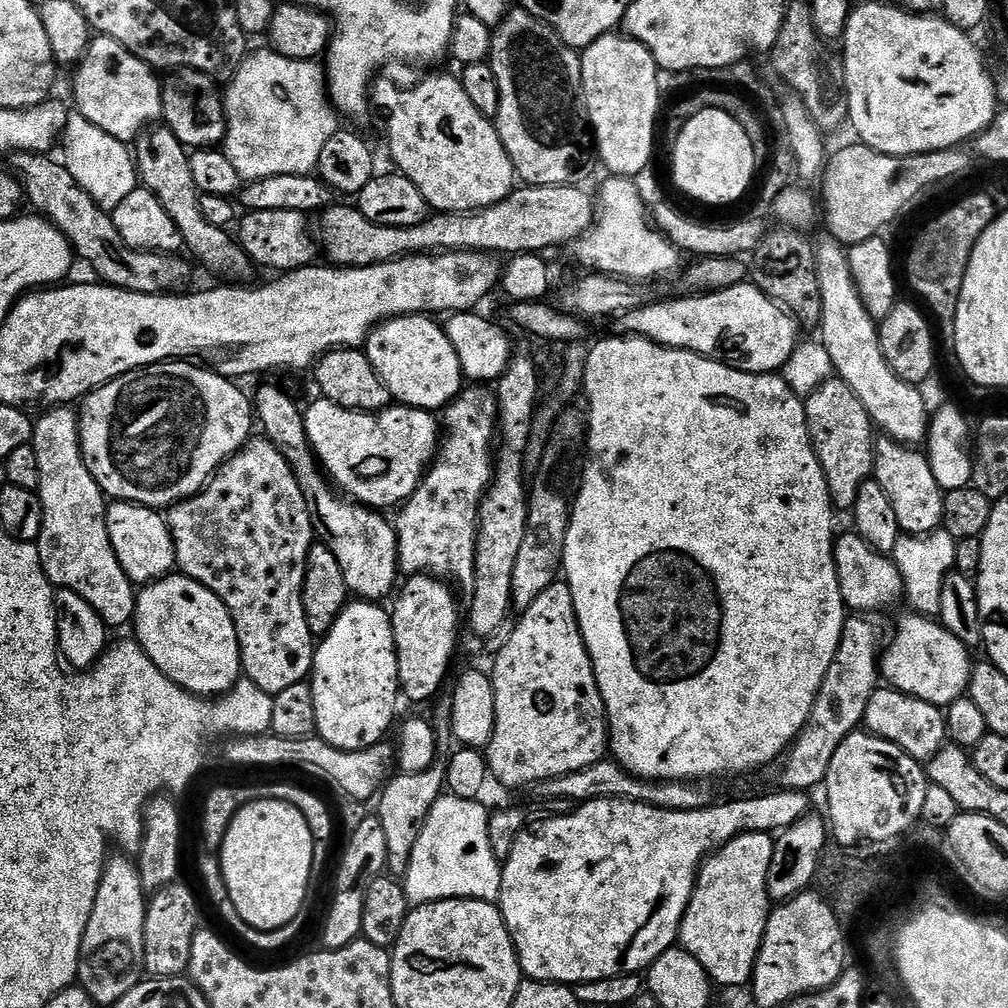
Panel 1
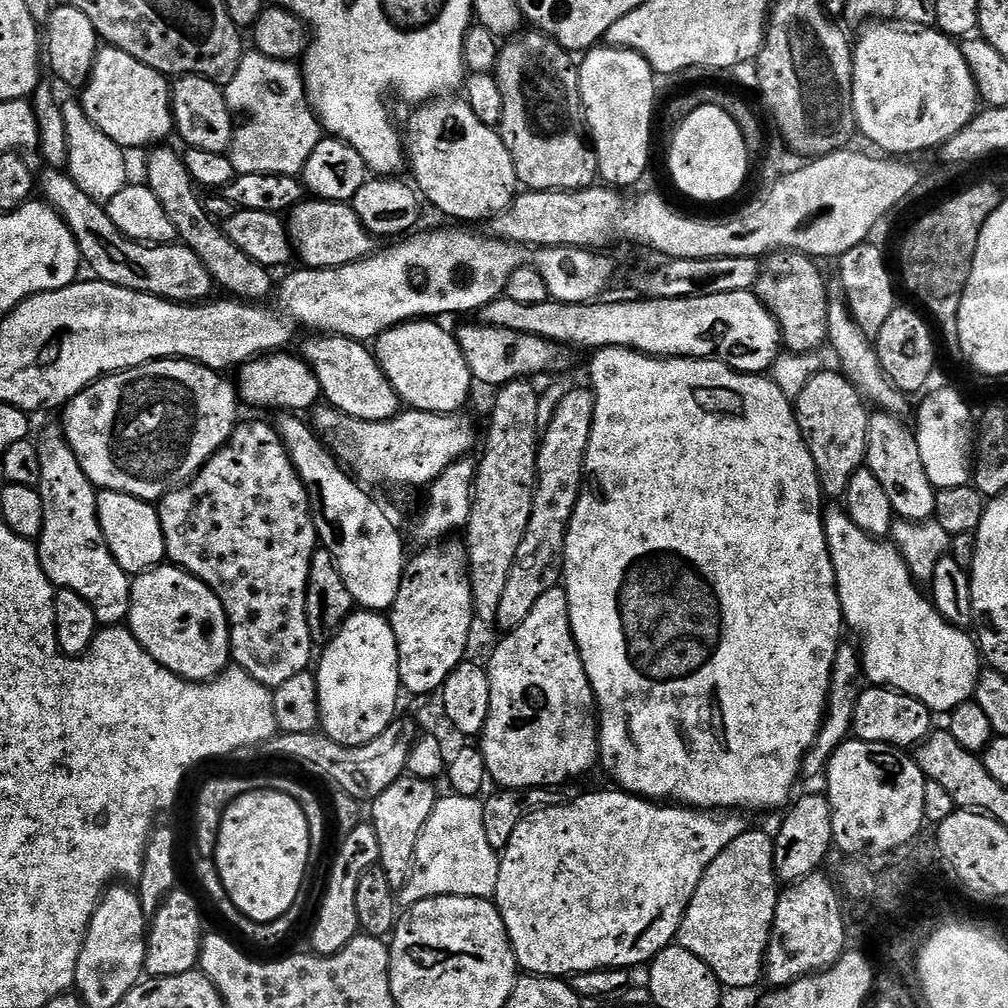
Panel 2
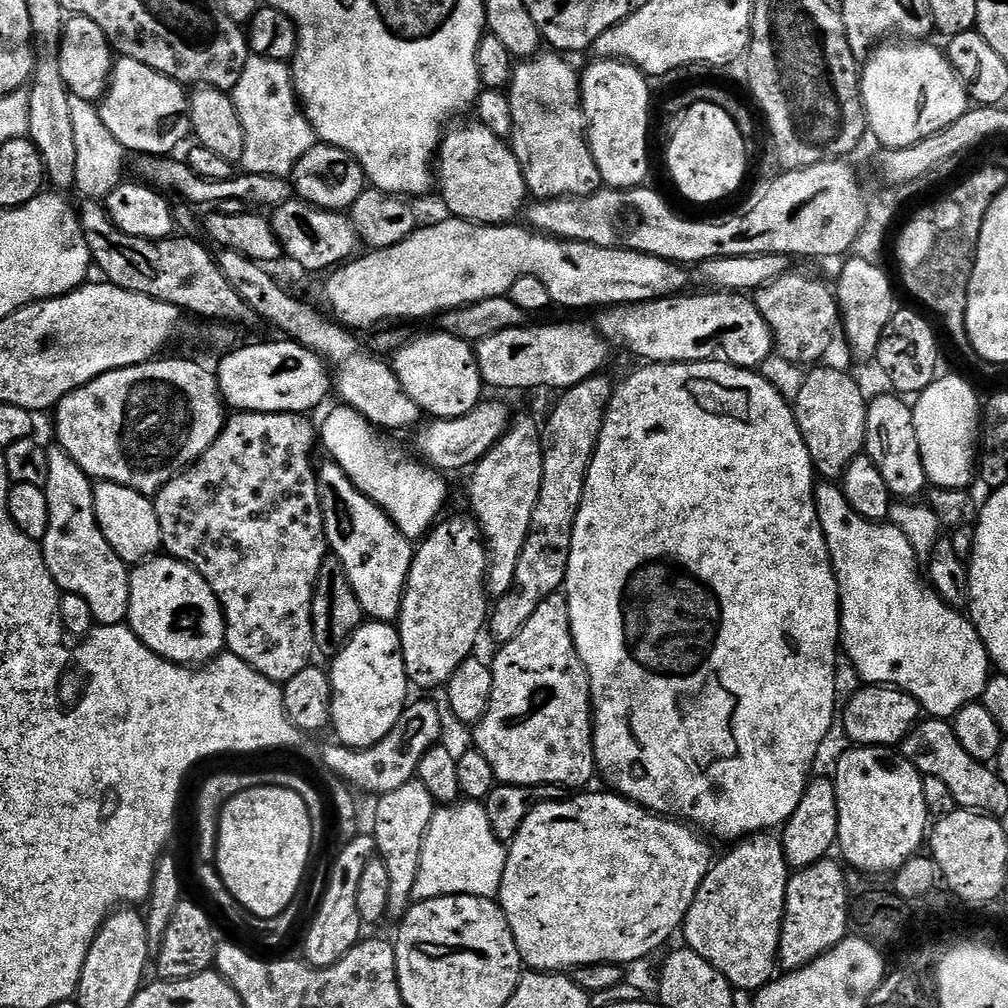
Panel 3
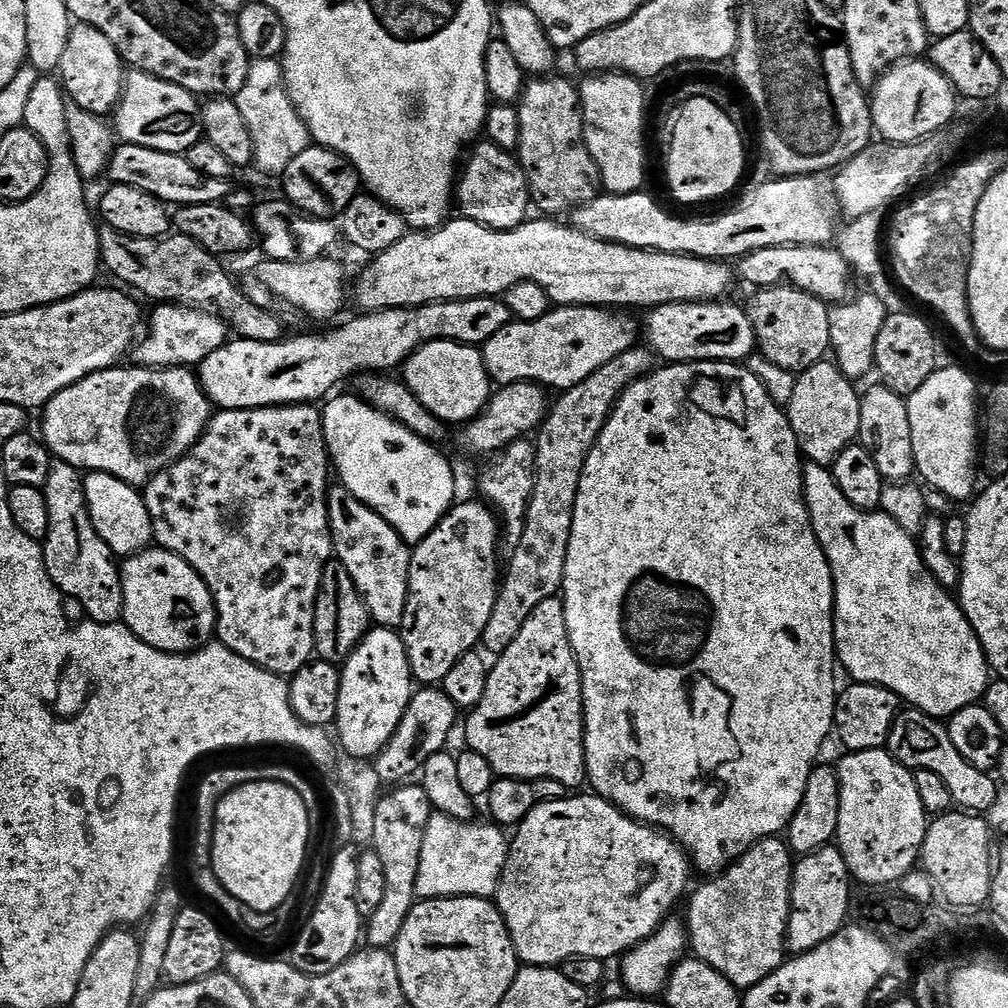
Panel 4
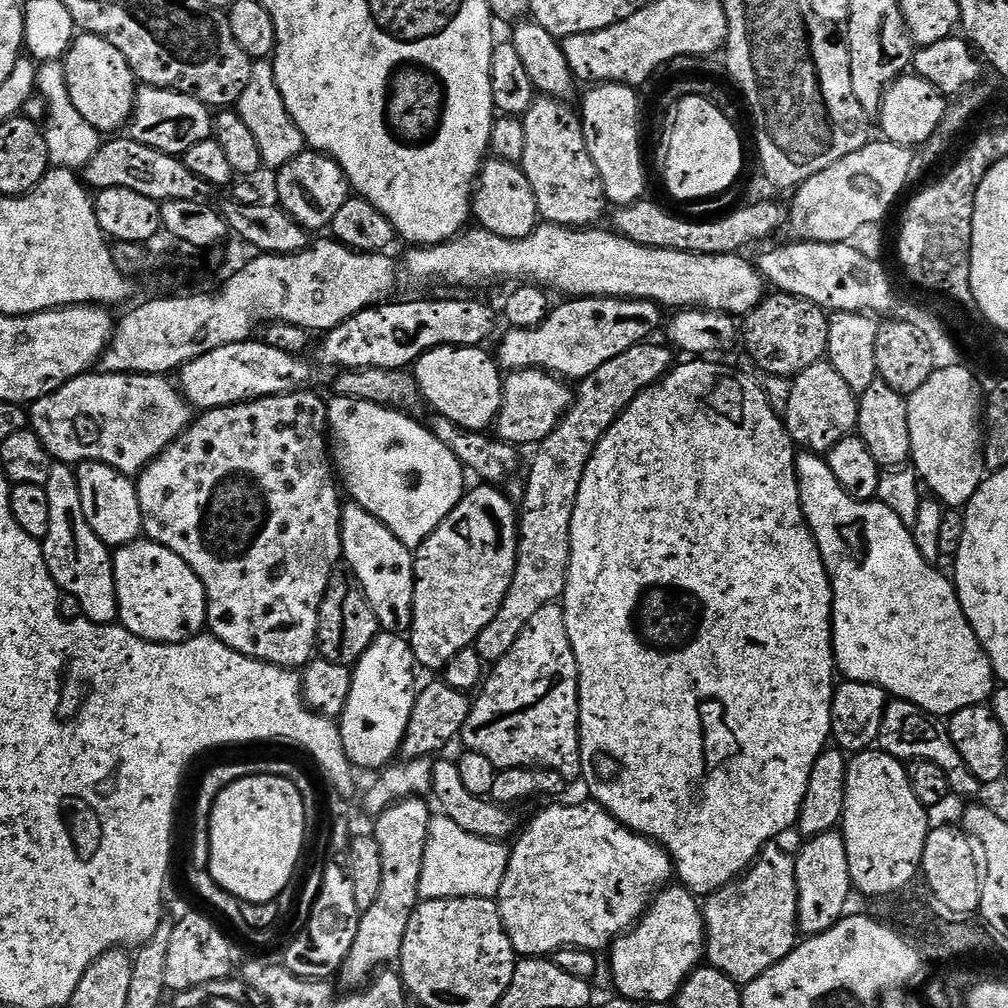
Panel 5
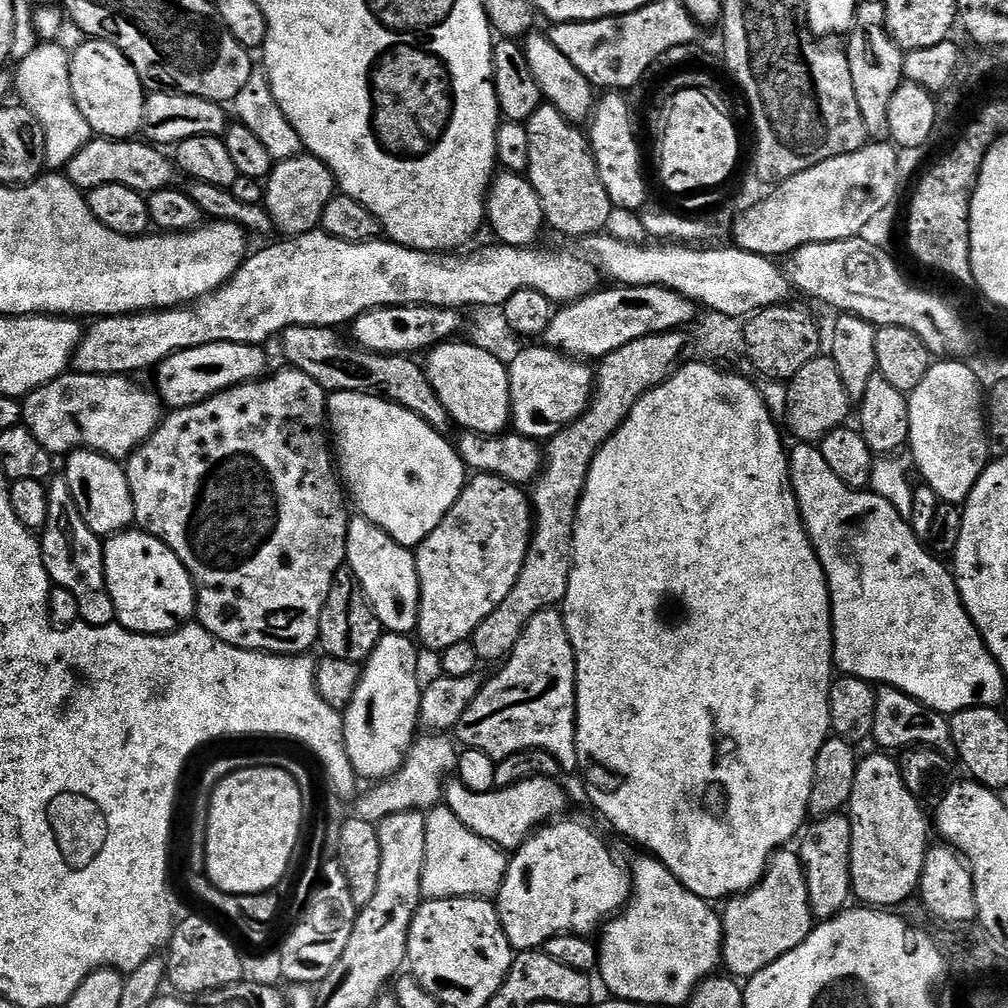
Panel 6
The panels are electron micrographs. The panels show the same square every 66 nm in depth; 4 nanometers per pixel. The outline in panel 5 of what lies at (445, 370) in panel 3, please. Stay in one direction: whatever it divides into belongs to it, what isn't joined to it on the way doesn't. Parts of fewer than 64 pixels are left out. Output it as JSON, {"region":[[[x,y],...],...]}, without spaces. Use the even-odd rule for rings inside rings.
{"region":[[[435,348],[416,359],[414,375],[420,388],[423,403],[429,404],[432,412],[450,418],[471,432],[491,429],[502,406],[504,376],[491,351],[478,348]]]}

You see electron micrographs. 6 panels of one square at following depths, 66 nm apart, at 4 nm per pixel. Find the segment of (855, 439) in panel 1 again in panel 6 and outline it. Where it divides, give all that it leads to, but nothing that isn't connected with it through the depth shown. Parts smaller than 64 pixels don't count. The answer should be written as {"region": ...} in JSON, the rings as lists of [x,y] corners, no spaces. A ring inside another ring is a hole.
{"region":[[[821,354],[806,362],[798,374],[787,381],[788,415],[786,425],[800,442],[819,442],[826,434],[836,428],[845,427],[850,401],[846,394],[846,386],[842,386],[842,374],[838,374],[838,366],[831,355]]]}

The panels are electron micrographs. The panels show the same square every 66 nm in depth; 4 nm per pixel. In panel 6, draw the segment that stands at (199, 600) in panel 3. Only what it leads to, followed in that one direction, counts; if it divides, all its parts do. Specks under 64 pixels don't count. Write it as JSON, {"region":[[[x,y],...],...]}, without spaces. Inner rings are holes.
{"region":[[[143,530],[118,532],[103,541],[104,573],[116,611],[115,623],[143,636],[164,636],[189,623],[196,610],[196,587],[186,566],[159,536]]]}

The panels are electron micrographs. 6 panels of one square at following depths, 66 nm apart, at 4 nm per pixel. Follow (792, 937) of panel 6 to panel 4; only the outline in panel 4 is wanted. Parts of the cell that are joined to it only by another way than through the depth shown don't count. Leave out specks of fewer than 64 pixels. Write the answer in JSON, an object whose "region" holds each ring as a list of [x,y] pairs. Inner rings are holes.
{"region":[[[768,836],[752,845],[729,864],[723,872],[713,875],[696,893],[691,893],[686,915],[688,942],[695,959],[706,962],[718,970],[735,988],[753,988],[762,978],[774,974],[786,959],[788,943],[788,919],[790,918],[790,894],[794,853],[780,836]]]}

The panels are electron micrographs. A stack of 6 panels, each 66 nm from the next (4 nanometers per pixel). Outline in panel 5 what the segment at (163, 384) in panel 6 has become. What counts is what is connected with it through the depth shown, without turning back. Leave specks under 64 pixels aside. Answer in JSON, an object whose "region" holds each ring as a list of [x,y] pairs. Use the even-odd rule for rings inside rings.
{"region":[[[253,338],[241,344],[218,346],[218,350],[210,350],[210,354],[194,358],[194,362],[186,362],[178,370],[178,387],[196,410],[244,404],[247,400],[303,389],[312,376],[312,368],[304,359],[303,355],[291,356]]]}

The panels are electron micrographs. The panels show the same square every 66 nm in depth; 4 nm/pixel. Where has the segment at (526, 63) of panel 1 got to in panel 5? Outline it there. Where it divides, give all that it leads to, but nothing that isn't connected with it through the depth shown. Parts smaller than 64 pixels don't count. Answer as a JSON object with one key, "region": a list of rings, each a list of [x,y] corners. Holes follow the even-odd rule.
{"region":[[[541,95],[539,98],[532,101],[532,105],[528,107],[527,112],[524,113],[522,119],[524,122],[524,125],[526,126],[526,154],[524,155],[524,163],[522,165],[524,169],[524,173],[526,174],[526,178],[530,182],[530,190],[534,190],[534,202],[538,206],[538,210],[540,211],[540,220],[550,223],[550,224],[561,224],[563,228],[587,228],[589,226],[596,226],[601,223],[600,219],[604,216],[604,208],[606,209],[606,197],[604,194],[604,183],[602,182],[602,178],[598,174],[598,166],[594,166],[594,158],[590,158],[590,150],[586,146],[586,138],[584,137],[584,122],[580,119],[580,113],[577,111],[577,109],[574,107],[571,108],[571,103],[565,102],[563,100],[557,100],[550,96]]]}

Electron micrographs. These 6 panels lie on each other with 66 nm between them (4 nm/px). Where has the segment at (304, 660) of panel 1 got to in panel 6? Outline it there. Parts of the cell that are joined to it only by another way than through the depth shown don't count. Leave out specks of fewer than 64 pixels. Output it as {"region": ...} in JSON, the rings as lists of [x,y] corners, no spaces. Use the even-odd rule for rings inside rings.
{"region":[[[284,366],[281,372],[273,371],[271,374],[265,375],[258,380],[251,380],[248,384],[239,384],[233,388],[222,390],[218,394],[214,394],[210,398],[206,398],[202,402],[198,402],[189,408],[177,408],[169,411],[167,415],[160,421],[160,427],[141,448],[136,449],[126,461],[126,471],[128,474],[128,485],[130,486],[130,494],[134,502],[134,514],[136,515],[135,523],[139,525],[143,531],[148,532],[152,536],[159,536],[168,549],[175,554],[182,566],[186,566],[186,570],[192,579],[192,585],[196,587],[196,610],[195,619],[204,627],[212,636],[218,637],[222,642],[226,642],[235,648],[244,648],[247,652],[273,652],[276,656],[299,656],[301,654],[311,653],[317,647],[320,639],[320,615],[322,614],[322,606],[326,606],[326,598],[330,594],[330,586],[334,582],[334,578],[338,574],[338,570],[345,567],[348,558],[348,547],[346,546],[346,538],[348,537],[348,522],[350,519],[350,508],[346,503],[346,492],[342,487],[342,481],[338,475],[338,469],[334,463],[334,452],[330,447],[330,436],[326,431],[326,417],[328,415],[328,397],[329,393],[325,392],[322,386],[318,386],[318,382],[314,382],[314,378],[310,378],[306,374],[302,374],[296,368]]]}

